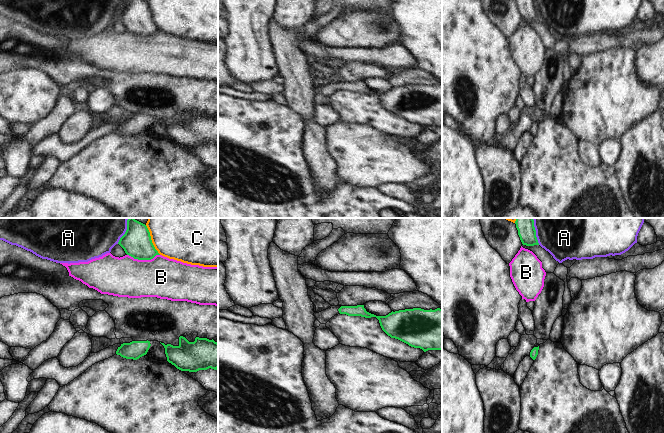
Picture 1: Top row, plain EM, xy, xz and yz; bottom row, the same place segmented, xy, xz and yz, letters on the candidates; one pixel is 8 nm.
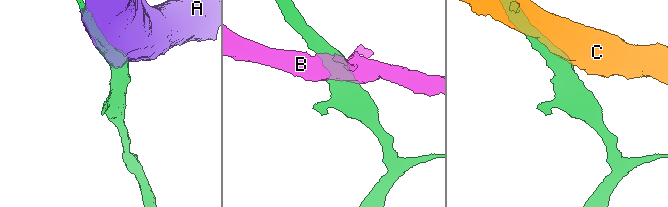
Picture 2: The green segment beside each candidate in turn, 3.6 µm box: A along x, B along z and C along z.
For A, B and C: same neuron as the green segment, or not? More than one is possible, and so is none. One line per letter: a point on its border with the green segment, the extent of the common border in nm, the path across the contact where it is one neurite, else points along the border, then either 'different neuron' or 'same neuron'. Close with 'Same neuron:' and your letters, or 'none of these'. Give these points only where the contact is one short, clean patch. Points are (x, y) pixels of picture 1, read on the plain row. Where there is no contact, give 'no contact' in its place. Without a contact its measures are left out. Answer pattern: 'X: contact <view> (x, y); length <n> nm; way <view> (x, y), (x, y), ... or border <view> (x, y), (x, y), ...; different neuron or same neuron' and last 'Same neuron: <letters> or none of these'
A: contact yz (535, 10); length 180 nm; different neuron
B: contact xy (143, 35); length 260 nm; different neuron
C: contact xy (151, 16); length 260 nm; different neuron
Same neuron: none of these

